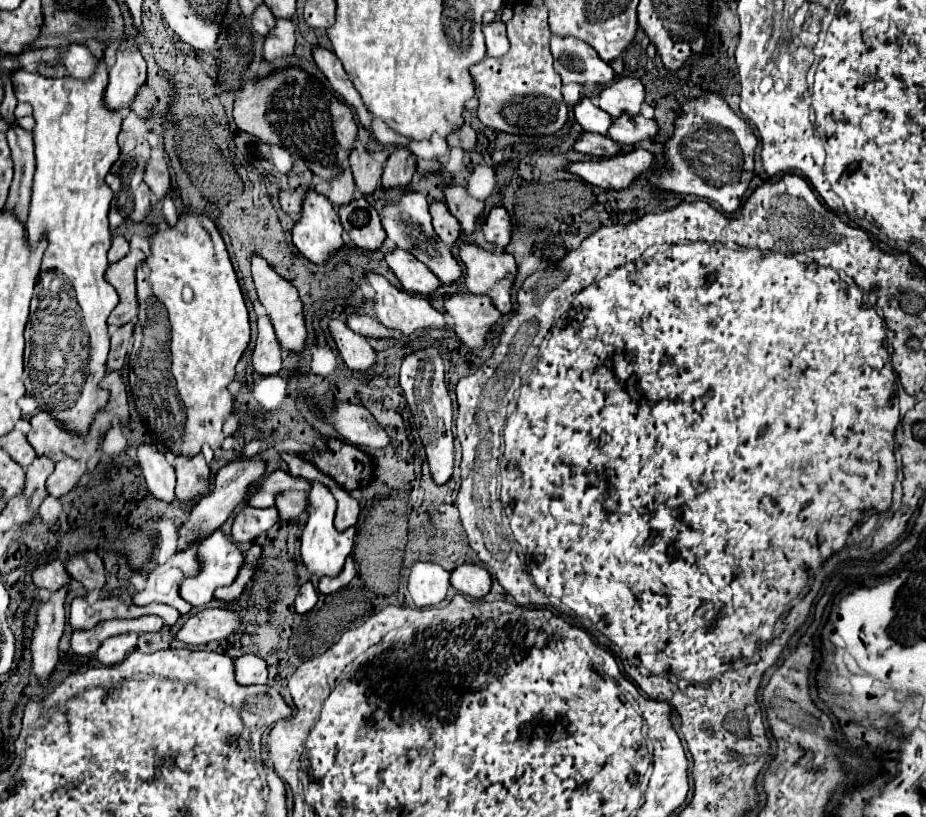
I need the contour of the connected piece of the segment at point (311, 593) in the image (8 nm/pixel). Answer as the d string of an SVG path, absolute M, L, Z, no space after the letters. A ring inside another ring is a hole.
M307 581L305 585L301 585L293 607L295 607L297 613L307 613L307 611L311 611L315 607L315 603L317 603L317 591L315 591L313 583Z

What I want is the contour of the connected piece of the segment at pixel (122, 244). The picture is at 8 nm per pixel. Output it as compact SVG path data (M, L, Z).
M117 235L117 237L113 239L113 243L111 243L109 253L107 253L109 263L117 263L117 261L123 259L127 253L129 253L129 241L127 241L123 235Z

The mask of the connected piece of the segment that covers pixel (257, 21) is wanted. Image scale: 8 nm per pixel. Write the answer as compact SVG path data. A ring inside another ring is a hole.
M261 5L253 13L253 27L261 37L267 37L271 33L271 29L275 29L275 17L273 17L273 13L269 13L267 5Z

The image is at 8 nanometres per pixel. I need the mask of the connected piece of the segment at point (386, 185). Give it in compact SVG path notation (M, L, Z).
M399 147L395 153L391 153L383 171L383 189L391 189L391 187L407 189L415 171L413 167L407 165L407 153L409 153L407 147Z

